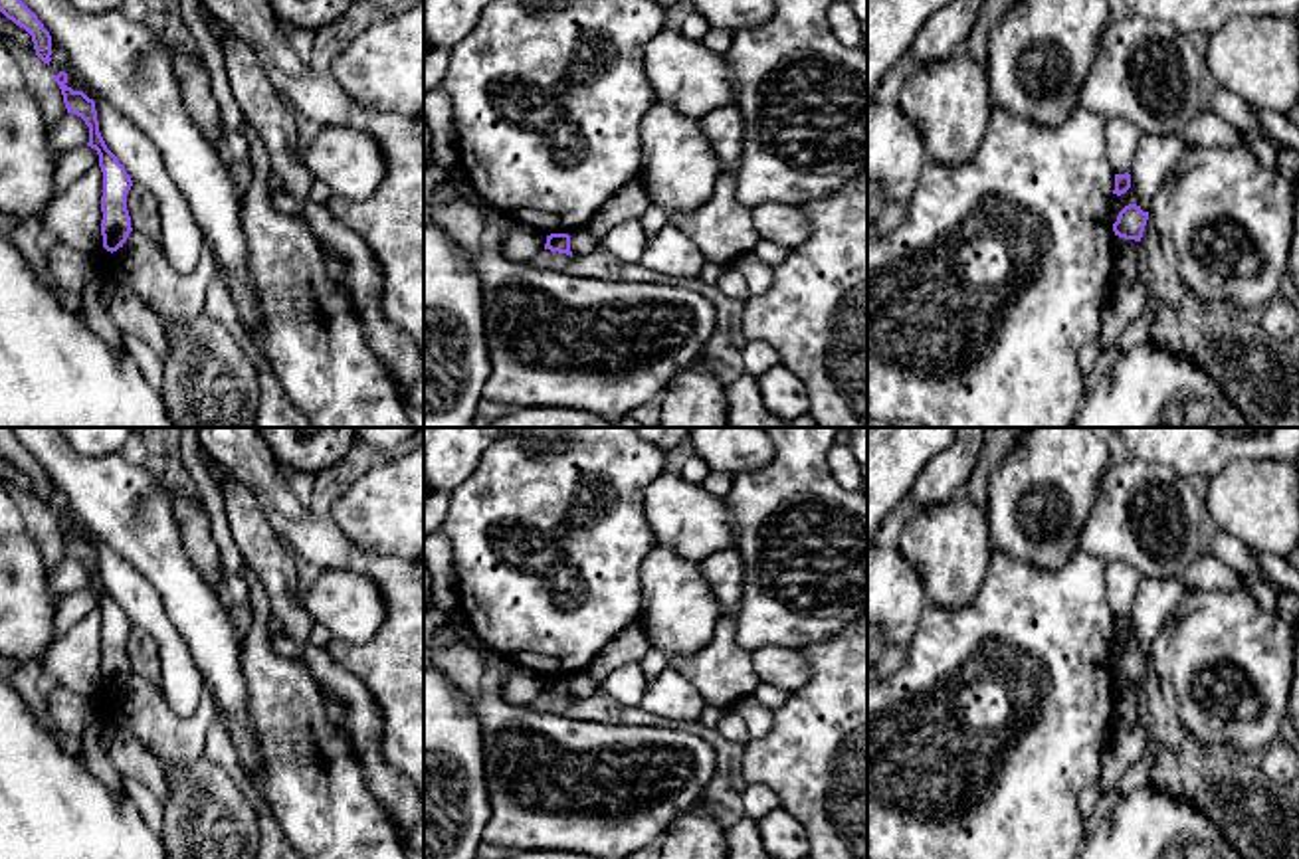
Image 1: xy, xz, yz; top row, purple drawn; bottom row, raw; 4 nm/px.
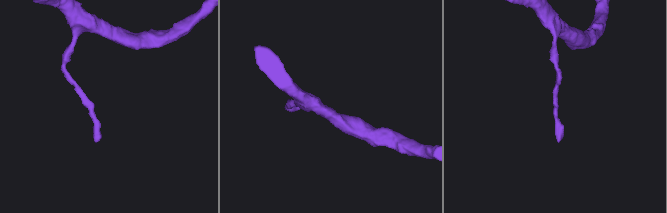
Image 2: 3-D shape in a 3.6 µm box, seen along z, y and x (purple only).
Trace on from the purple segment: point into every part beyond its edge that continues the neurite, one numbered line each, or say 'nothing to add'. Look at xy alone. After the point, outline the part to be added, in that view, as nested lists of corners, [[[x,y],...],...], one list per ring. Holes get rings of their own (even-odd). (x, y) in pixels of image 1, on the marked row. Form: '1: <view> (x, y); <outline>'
nothing to add

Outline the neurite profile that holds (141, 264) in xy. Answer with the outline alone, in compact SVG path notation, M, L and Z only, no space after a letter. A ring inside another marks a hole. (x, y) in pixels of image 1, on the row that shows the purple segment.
M137 230L113 251L113 277L143 297L160 317L162 327L204 313L206 291L218 269L214 249L206 239L198 265L186 275L168 263L158 241Z

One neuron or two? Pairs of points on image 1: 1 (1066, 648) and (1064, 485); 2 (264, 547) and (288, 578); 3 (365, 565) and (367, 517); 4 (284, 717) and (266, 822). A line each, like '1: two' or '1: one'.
1: two
2: one
3: two
4: two

